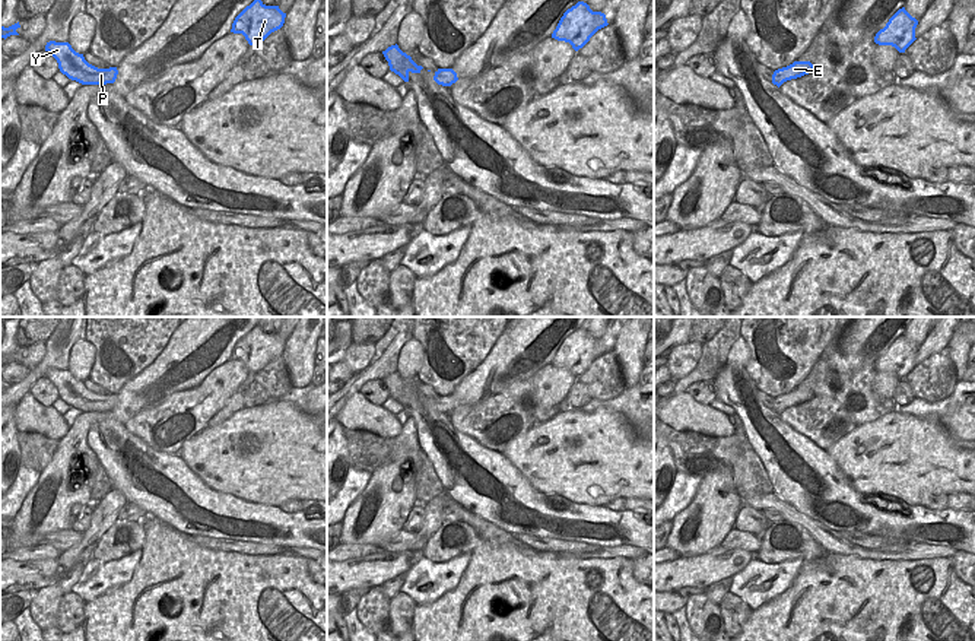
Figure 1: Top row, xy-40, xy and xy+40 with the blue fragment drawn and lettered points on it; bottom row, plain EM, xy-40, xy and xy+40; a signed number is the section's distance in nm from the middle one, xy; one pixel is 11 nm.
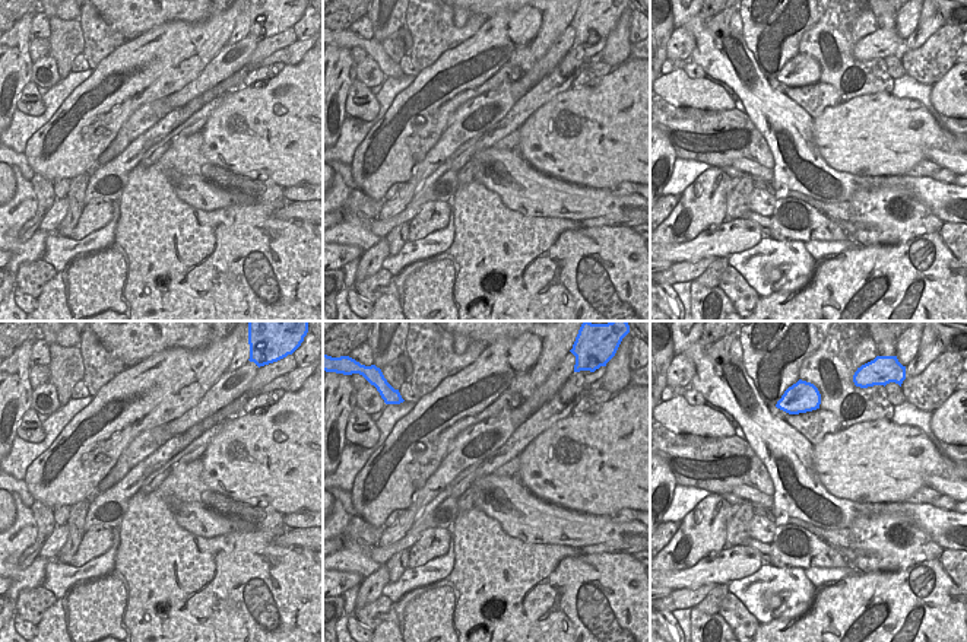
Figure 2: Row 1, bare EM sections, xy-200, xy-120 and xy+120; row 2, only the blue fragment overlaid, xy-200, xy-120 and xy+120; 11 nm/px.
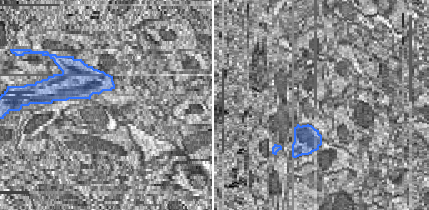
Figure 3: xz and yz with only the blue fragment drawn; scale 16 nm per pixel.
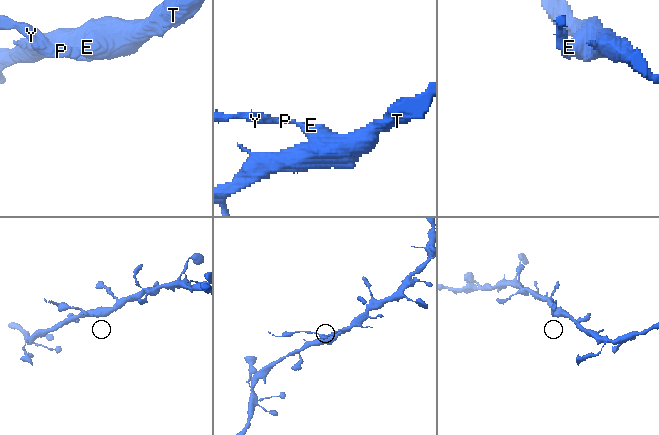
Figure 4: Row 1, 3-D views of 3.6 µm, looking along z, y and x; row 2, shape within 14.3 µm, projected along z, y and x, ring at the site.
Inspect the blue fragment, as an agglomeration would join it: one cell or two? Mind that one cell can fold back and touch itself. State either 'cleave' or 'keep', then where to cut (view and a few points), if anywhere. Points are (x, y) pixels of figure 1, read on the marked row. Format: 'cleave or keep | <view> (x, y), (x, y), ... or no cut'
cleave | xy+40 (778, 70), (777, 85)

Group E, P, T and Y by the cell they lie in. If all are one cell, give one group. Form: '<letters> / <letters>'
E T / P Y

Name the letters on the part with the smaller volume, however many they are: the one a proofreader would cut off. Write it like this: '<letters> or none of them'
P, Y

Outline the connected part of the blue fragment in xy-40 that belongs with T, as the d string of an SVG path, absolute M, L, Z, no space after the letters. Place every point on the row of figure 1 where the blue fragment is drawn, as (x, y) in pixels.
M254 0L234 20L231 32L242 34L250 45L261 44L271 32L280 29L286 13L279 6L266 6Z

